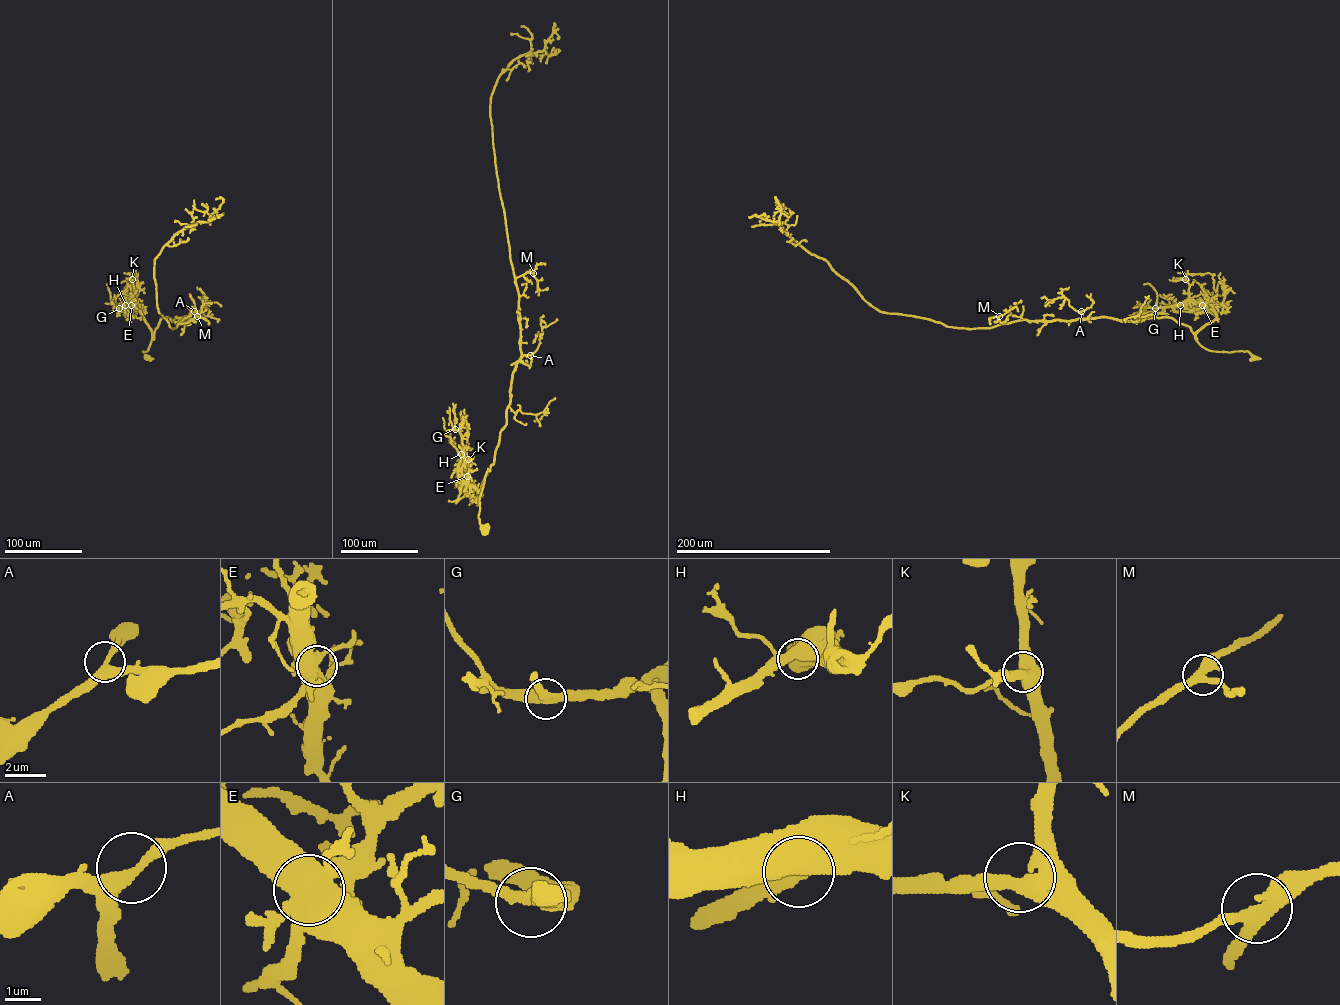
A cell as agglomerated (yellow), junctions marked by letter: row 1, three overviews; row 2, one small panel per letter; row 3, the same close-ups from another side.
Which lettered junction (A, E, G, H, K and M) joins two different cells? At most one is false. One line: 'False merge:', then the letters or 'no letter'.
False merge: E

